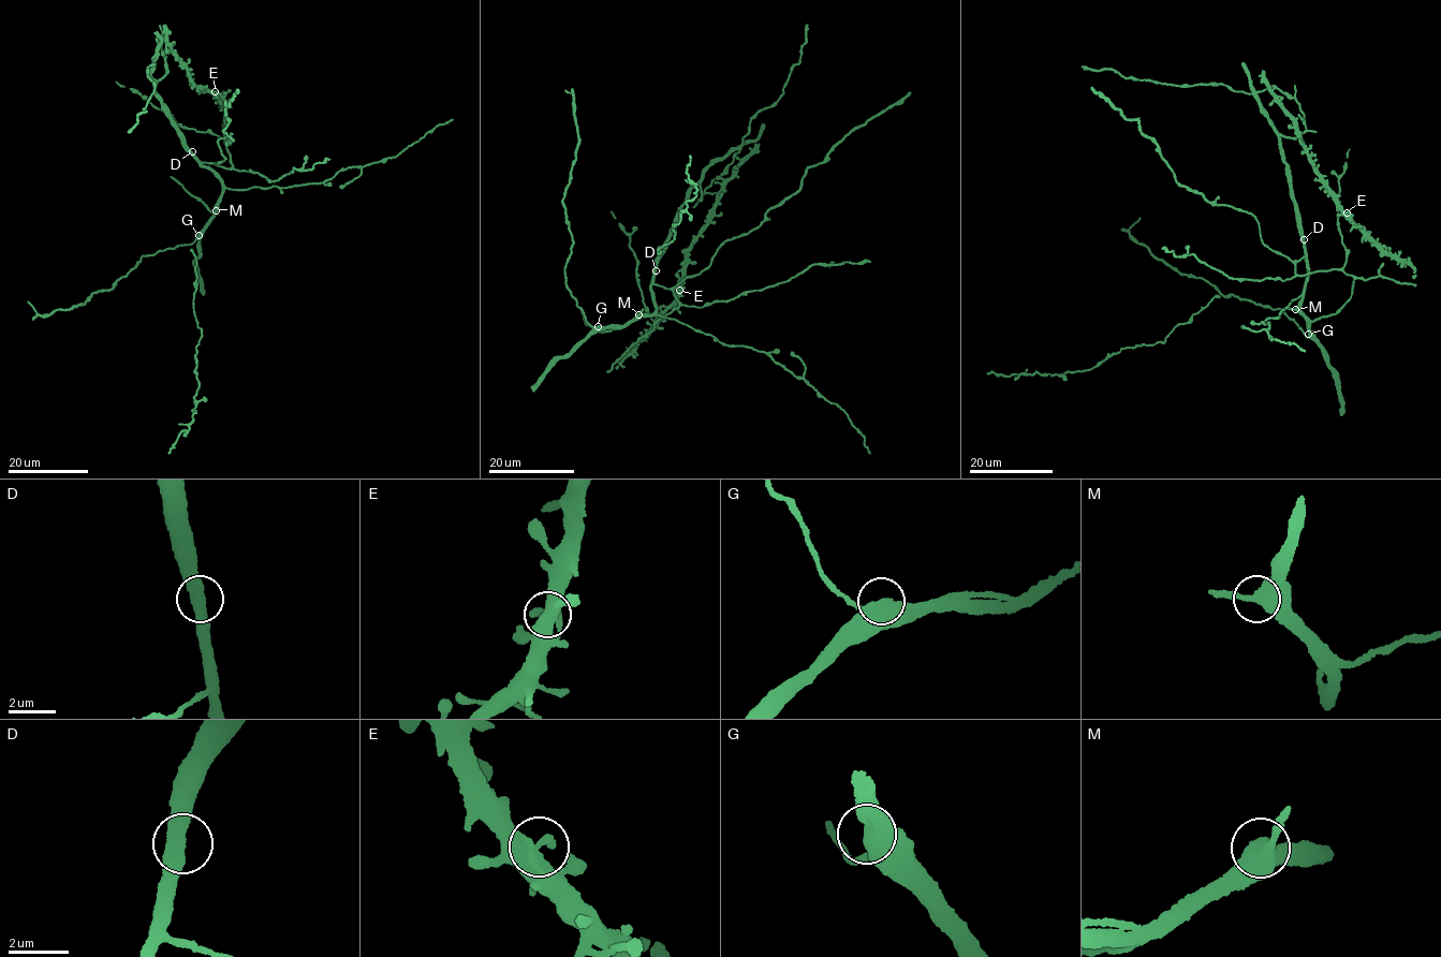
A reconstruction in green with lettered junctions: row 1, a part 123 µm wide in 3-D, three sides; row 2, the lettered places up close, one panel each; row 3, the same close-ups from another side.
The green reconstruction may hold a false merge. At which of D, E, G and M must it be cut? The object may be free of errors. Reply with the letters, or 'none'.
none

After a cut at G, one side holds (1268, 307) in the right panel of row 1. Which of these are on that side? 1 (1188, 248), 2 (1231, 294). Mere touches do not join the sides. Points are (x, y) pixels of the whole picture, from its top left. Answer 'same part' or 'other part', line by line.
1: other part
2: same part

